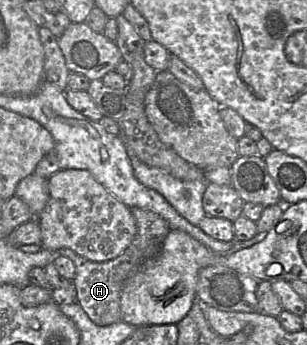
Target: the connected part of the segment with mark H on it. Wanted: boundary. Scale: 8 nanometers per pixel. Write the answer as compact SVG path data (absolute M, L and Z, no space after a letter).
M139 207L130 208L136 221L137 232L131 244L116 258L105 262L88 260L69 248L61 248L55 254L68 257L73 261L76 274L73 284L77 291L78 302L89 318L99 326L122 321L120 298L125 280L145 261L156 256L162 243L171 230L168 222L159 214Z

